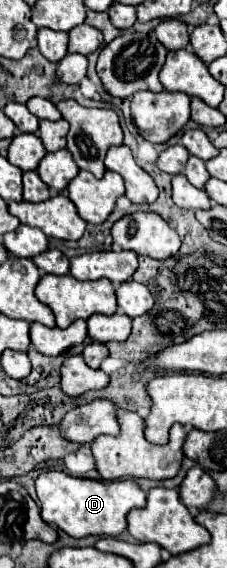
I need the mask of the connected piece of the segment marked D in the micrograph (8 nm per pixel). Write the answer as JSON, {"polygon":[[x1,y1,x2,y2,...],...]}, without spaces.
{"polygon":[[48,470,36,478,36,492,42,508,42,520,48,524,56,524,72,538,84,538,90,534,96,536,118,536,126,528,126,514,132,508,142,508,146,504,146,494,136,486,132,480,88,480,88,478,74,478,70,474]]}

